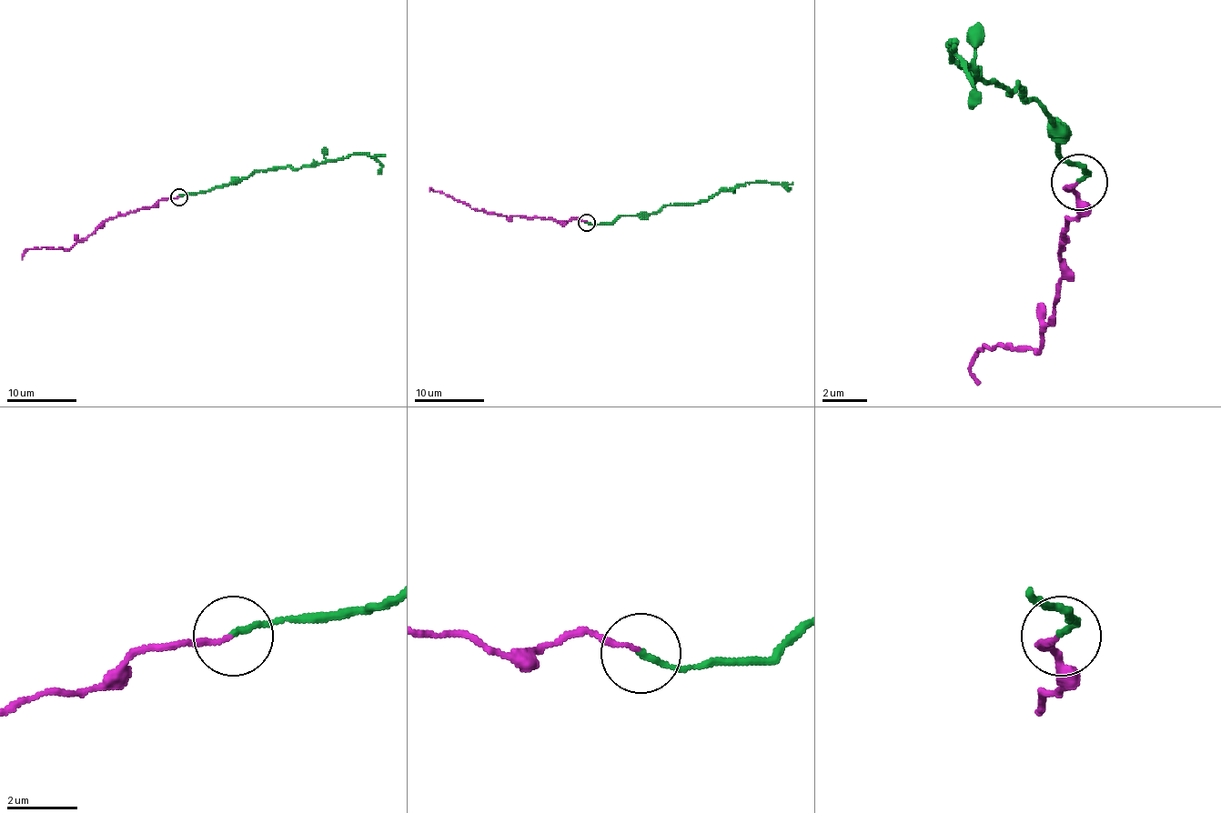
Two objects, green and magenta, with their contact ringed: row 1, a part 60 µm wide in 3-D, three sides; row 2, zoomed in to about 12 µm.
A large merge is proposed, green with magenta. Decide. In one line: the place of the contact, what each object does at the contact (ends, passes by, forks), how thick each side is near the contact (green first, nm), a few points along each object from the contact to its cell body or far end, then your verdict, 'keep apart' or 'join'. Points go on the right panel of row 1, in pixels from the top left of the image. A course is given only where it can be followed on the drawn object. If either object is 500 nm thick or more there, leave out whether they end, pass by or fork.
place (1079, 182); green ends; magenta ends; calibres 170 and 130 nm; course green (1081, 181), (1081, 169), (1058, 153), (1053, 118), (1024, 96), (951, 56), (951, 45), (973, 85), (968, 107); course magenta (1075, 181), (1069, 186), (1075, 215), (1058, 248), (1064, 276), (1041, 345), (979, 350), (979, 384); join

